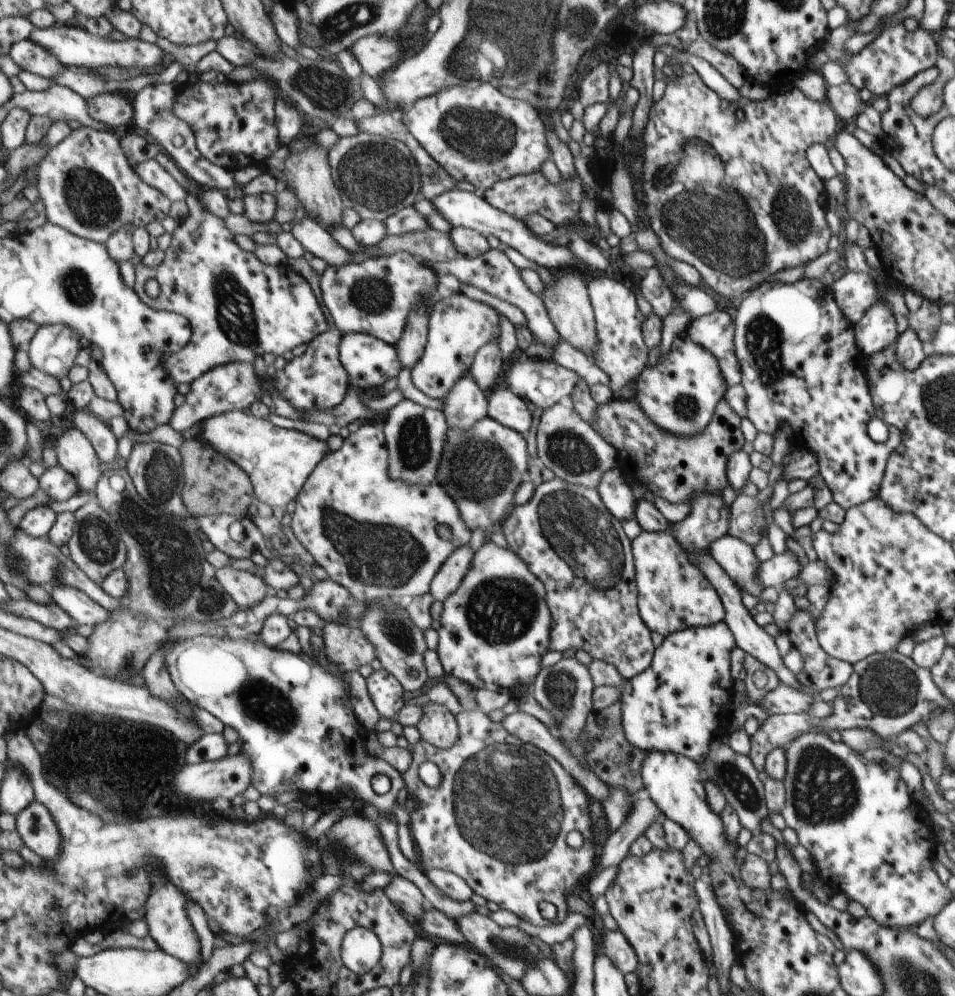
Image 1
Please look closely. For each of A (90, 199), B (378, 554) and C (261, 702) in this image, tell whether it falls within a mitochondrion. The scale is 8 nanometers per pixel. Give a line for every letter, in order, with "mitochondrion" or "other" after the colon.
A: mitochondrion
B: mitochondrion
C: mitochondrion

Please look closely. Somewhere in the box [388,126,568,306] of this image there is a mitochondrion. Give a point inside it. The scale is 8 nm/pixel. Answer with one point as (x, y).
(433, 177)

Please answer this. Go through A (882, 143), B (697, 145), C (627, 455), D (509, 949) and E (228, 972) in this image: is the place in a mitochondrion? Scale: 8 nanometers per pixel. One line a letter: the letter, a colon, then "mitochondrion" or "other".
A: other
B: mitochondrion
C: other
D: mitochondrion
E: other

